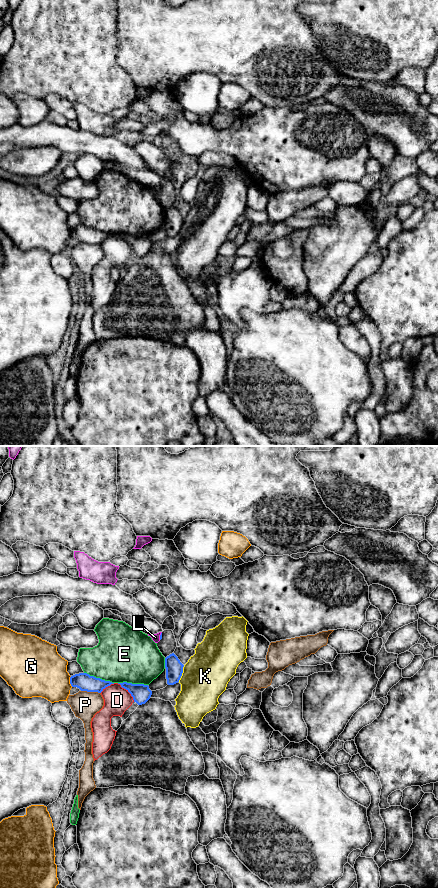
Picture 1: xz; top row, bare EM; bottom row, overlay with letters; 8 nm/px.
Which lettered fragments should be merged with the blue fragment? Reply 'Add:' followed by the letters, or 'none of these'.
Add: none of these

